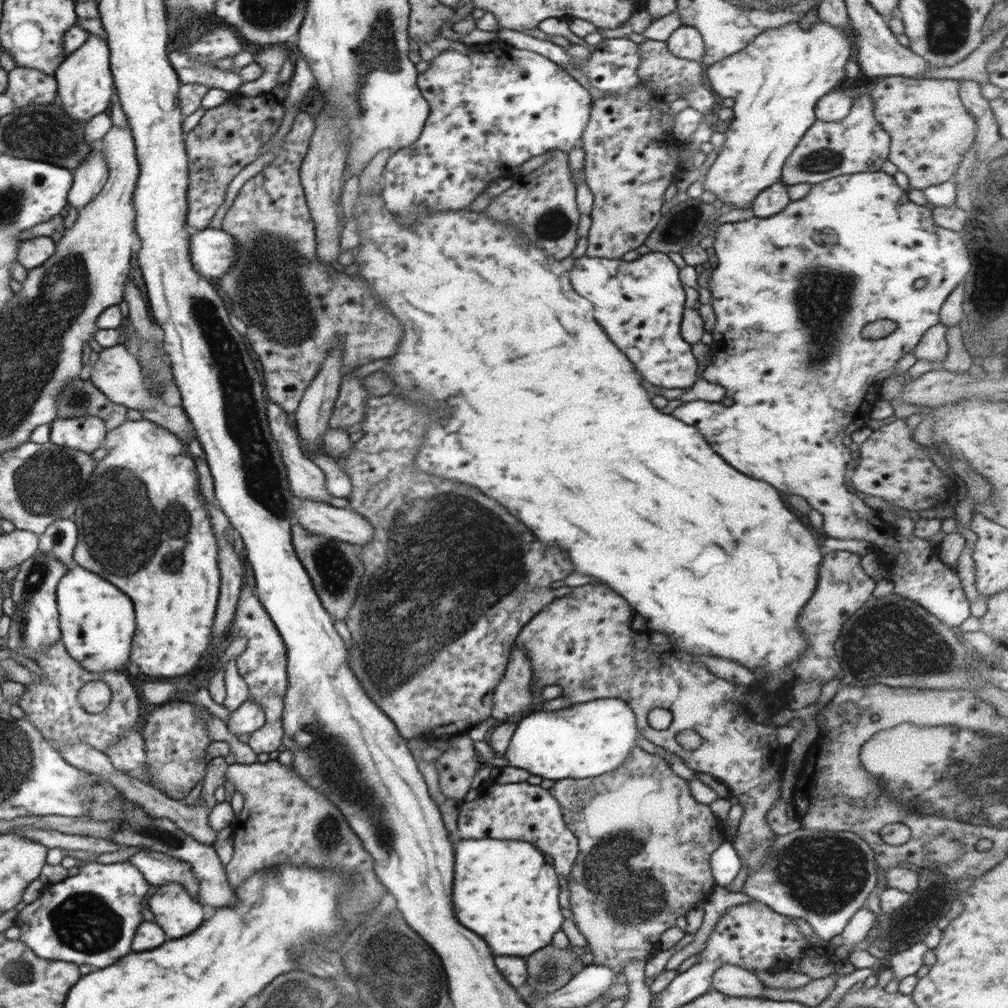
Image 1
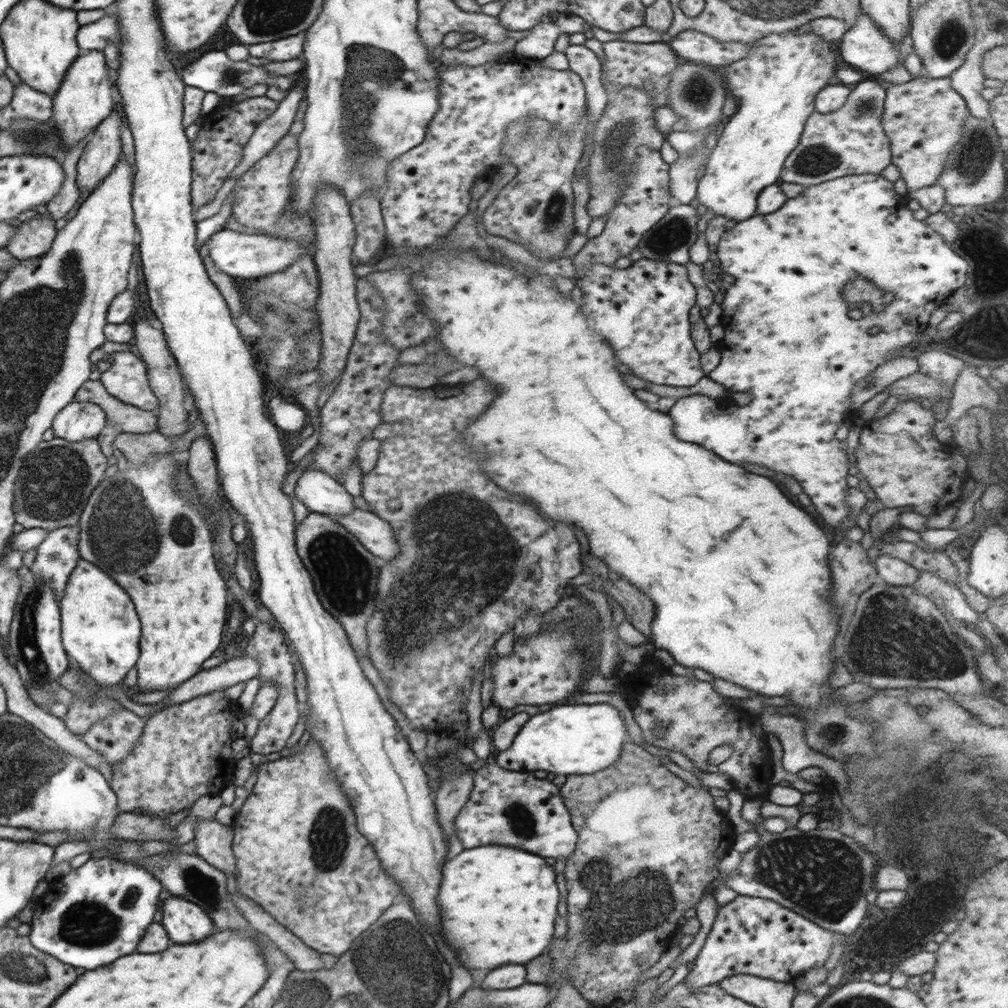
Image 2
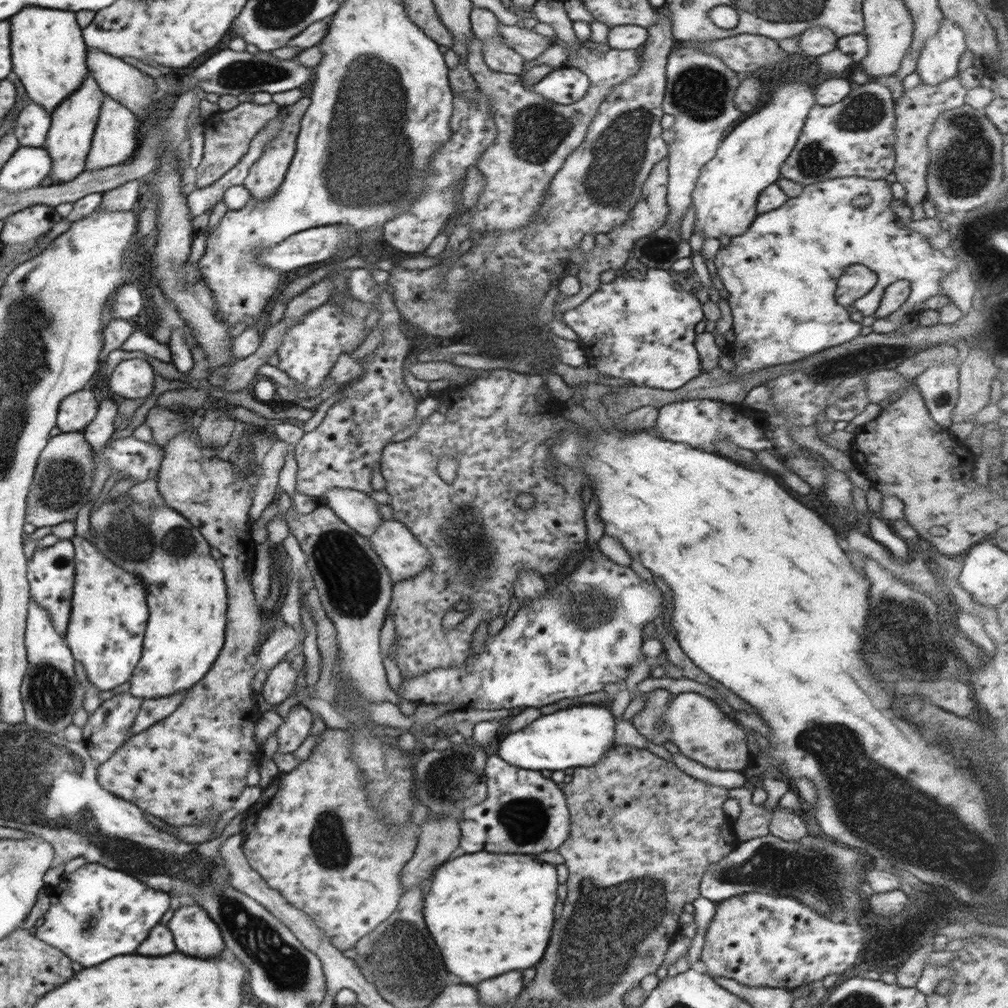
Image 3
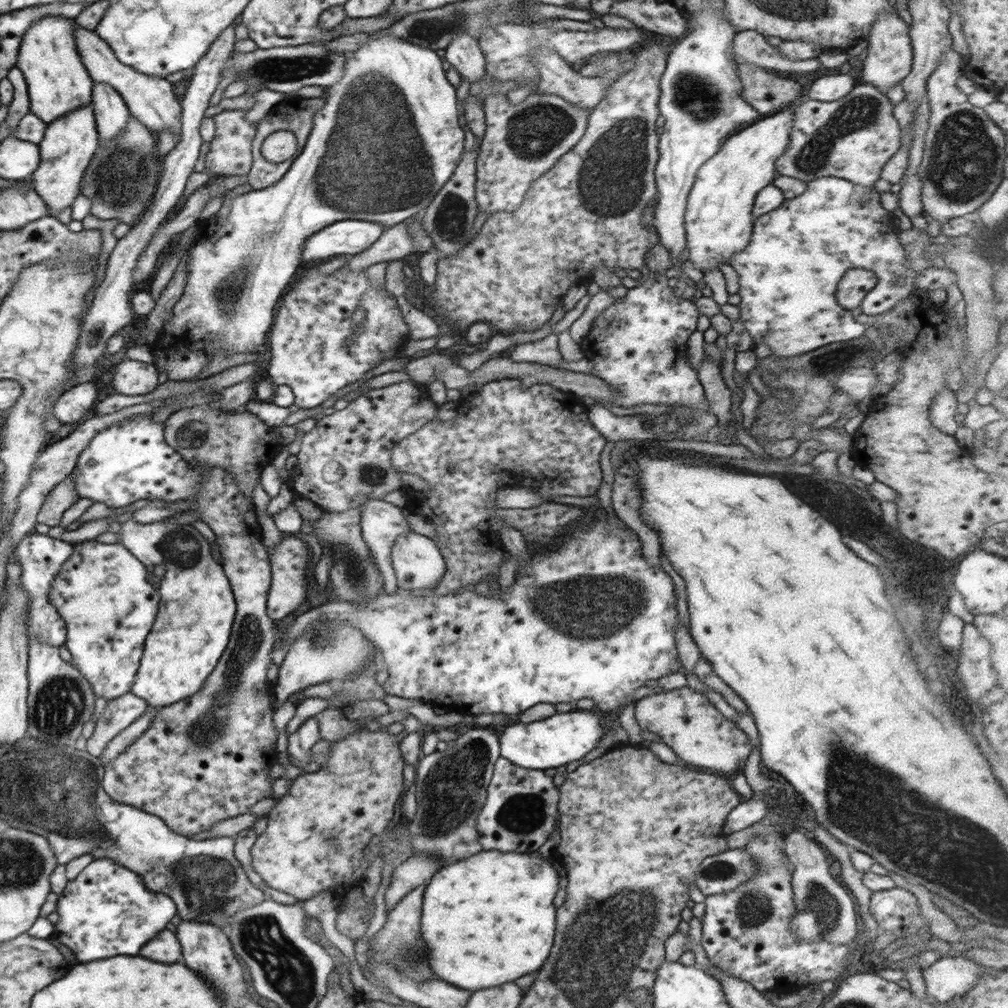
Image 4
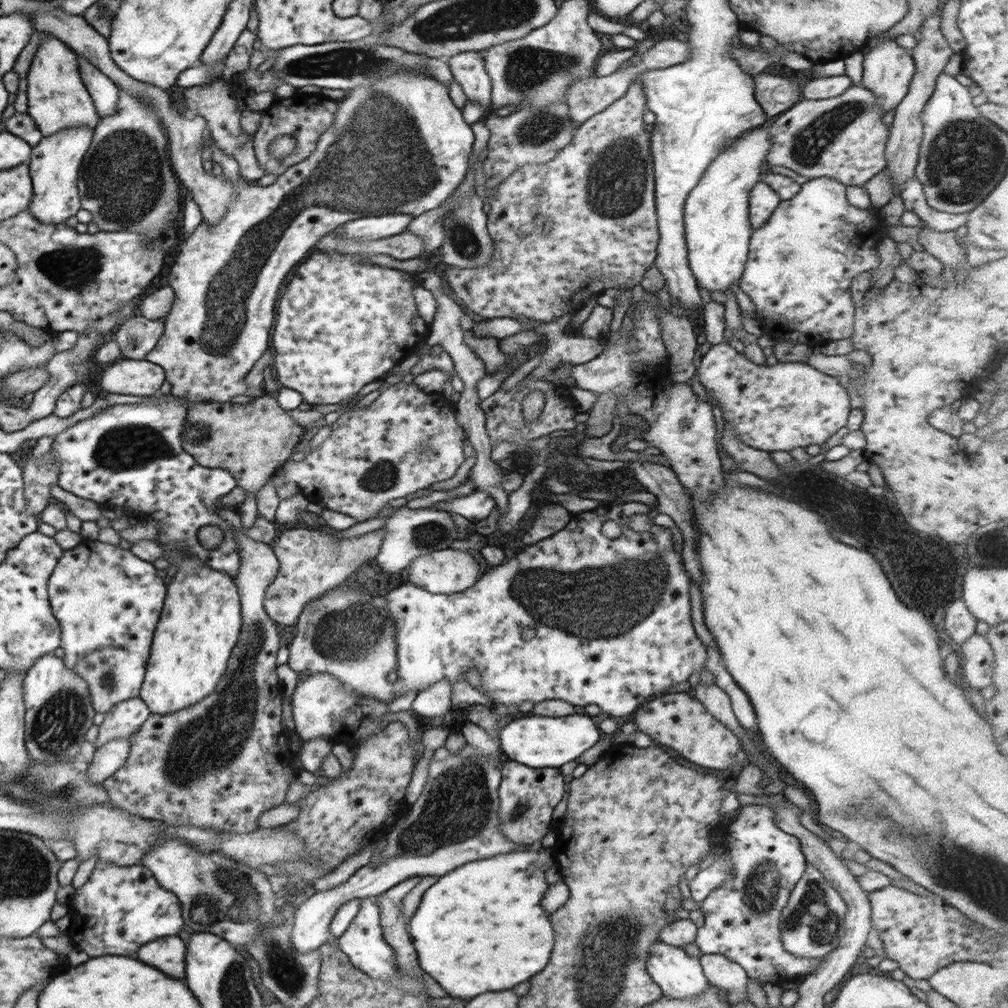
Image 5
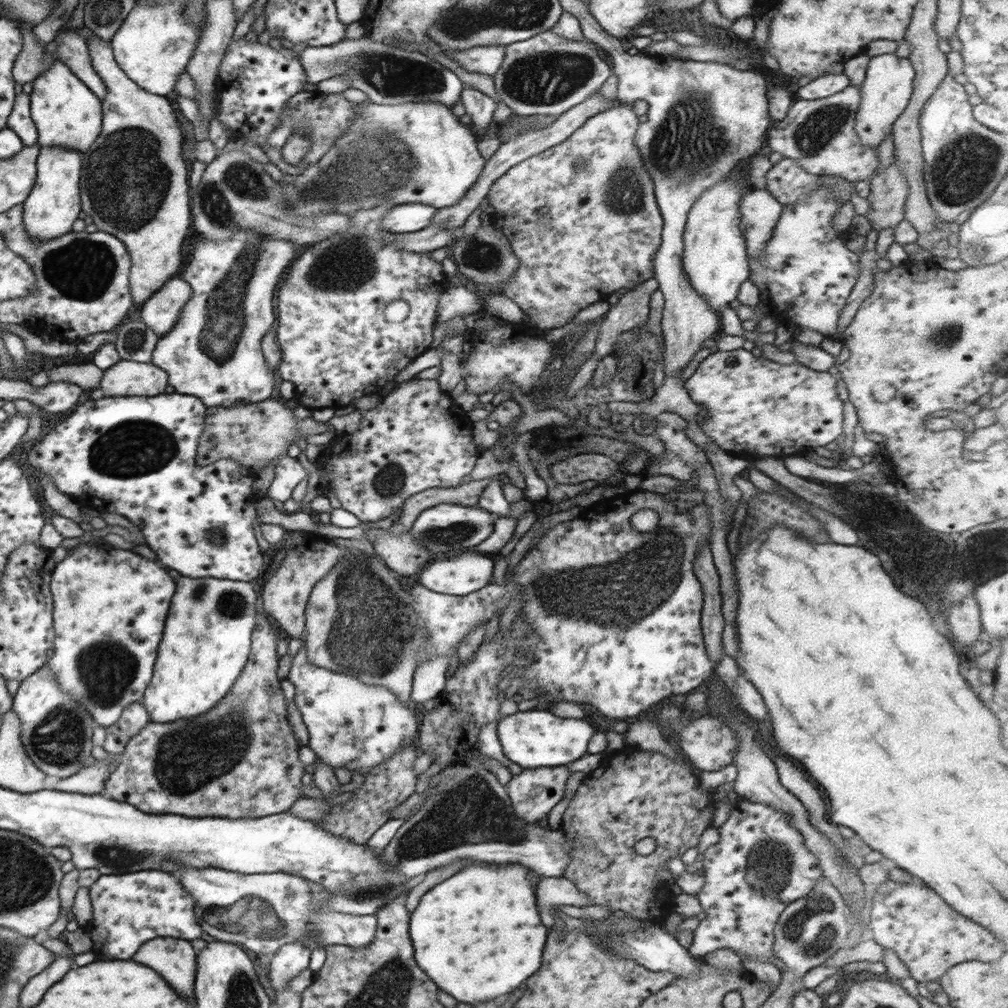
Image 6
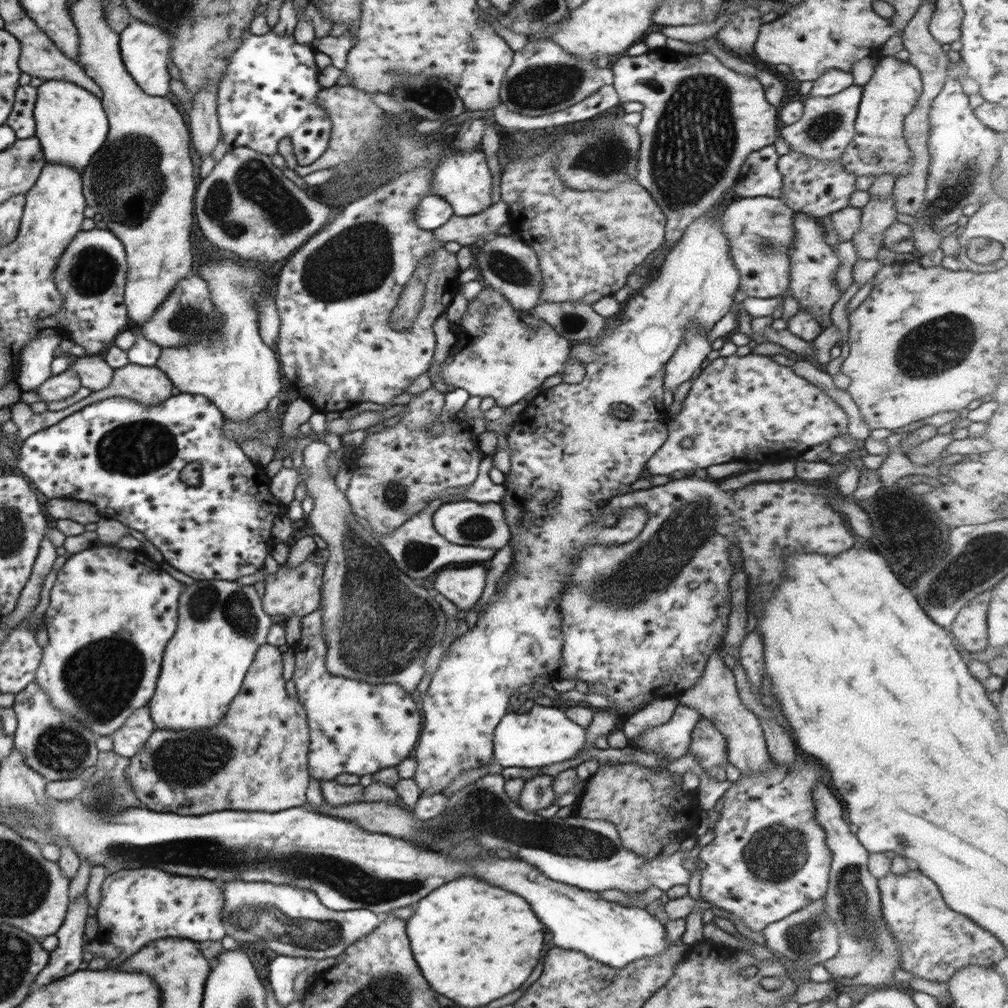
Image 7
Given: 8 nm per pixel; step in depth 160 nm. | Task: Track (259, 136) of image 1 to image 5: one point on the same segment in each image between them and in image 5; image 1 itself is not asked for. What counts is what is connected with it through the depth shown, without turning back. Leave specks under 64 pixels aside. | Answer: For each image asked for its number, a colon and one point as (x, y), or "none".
2: (217, 150)
3: (227, 141)
4: (230, 153)
5: (215, 104)

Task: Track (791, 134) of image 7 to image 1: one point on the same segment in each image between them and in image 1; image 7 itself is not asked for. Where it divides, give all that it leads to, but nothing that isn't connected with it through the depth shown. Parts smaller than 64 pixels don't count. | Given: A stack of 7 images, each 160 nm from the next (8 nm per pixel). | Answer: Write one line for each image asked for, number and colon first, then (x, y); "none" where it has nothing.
1: (857, 144)
2: (849, 141)
3: (854, 138)
4: (853, 138)
5: (843, 138)
6: (819, 134)

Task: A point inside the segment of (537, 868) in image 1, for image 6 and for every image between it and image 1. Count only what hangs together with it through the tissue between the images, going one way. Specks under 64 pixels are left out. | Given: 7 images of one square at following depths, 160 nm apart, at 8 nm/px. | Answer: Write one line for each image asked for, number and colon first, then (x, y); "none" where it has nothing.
2: (498, 903)
3: (489, 913)
4: (489, 919)
5: (481, 928)
6: (478, 935)

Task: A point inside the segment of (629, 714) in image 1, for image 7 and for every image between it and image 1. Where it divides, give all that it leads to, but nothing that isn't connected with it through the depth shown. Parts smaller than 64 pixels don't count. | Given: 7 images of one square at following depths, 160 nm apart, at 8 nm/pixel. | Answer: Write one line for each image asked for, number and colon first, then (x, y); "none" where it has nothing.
2: (582, 739)
3: (577, 737)
4: (563, 738)
5: (539, 742)
6: (532, 739)
7: (544, 736)

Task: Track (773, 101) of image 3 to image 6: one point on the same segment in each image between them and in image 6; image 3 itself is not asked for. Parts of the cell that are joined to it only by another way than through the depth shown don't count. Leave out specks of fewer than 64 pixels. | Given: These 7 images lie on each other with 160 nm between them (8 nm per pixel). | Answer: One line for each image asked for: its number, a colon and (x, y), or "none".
4: (719, 217)
5: (716, 217)
6: (714, 257)

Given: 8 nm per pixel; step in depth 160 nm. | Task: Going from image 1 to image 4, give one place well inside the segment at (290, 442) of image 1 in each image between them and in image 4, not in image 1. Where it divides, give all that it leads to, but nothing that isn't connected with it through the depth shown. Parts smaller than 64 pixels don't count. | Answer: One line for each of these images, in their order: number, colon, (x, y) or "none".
2: (321, 493)
3: (355, 508)
4: (381, 522)

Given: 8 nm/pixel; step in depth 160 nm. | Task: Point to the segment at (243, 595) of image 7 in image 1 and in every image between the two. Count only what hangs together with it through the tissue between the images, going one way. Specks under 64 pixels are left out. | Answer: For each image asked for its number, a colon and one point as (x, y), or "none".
1: (175, 597)
2: (182, 601)
3: (186, 593)
4: (194, 625)
5: (200, 623)
6: (207, 638)

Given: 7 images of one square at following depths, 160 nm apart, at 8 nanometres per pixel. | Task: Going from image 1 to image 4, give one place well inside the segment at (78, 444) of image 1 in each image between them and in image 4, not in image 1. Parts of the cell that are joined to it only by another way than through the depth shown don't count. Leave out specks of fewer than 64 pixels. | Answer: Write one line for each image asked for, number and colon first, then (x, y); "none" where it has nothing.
2: (78, 421)
3: (76, 411)
4: (76, 404)

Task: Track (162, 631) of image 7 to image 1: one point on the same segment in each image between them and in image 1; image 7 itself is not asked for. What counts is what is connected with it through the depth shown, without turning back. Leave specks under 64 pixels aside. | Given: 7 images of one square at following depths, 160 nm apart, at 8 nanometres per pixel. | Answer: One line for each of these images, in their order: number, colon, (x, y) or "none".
1: (97, 625)
2: (100, 629)
3: (109, 614)
4: (108, 599)
5: (107, 601)
6: (110, 605)

